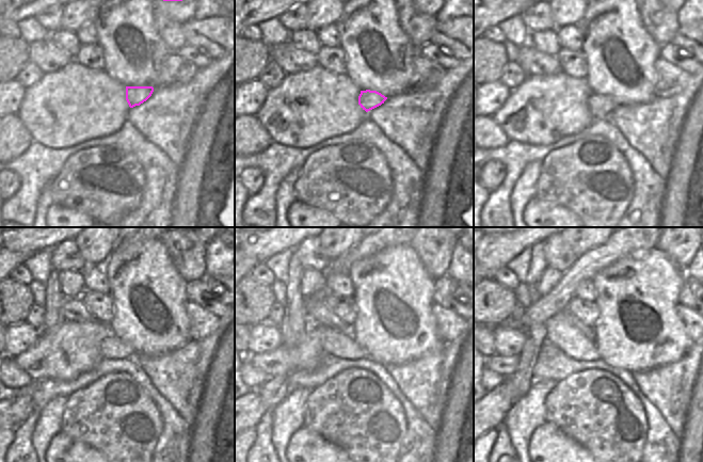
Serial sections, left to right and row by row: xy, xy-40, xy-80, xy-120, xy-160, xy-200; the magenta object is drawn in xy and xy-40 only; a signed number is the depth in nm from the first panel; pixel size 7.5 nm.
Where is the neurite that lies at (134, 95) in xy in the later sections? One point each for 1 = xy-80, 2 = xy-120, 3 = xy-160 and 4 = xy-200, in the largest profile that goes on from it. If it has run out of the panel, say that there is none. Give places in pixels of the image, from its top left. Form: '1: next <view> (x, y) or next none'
1: next xy-80 (600, 106)
2: next xy-120 (112, 348)
3: next xy-160 (334, 343)
4: next xy-200 (560, 332)

